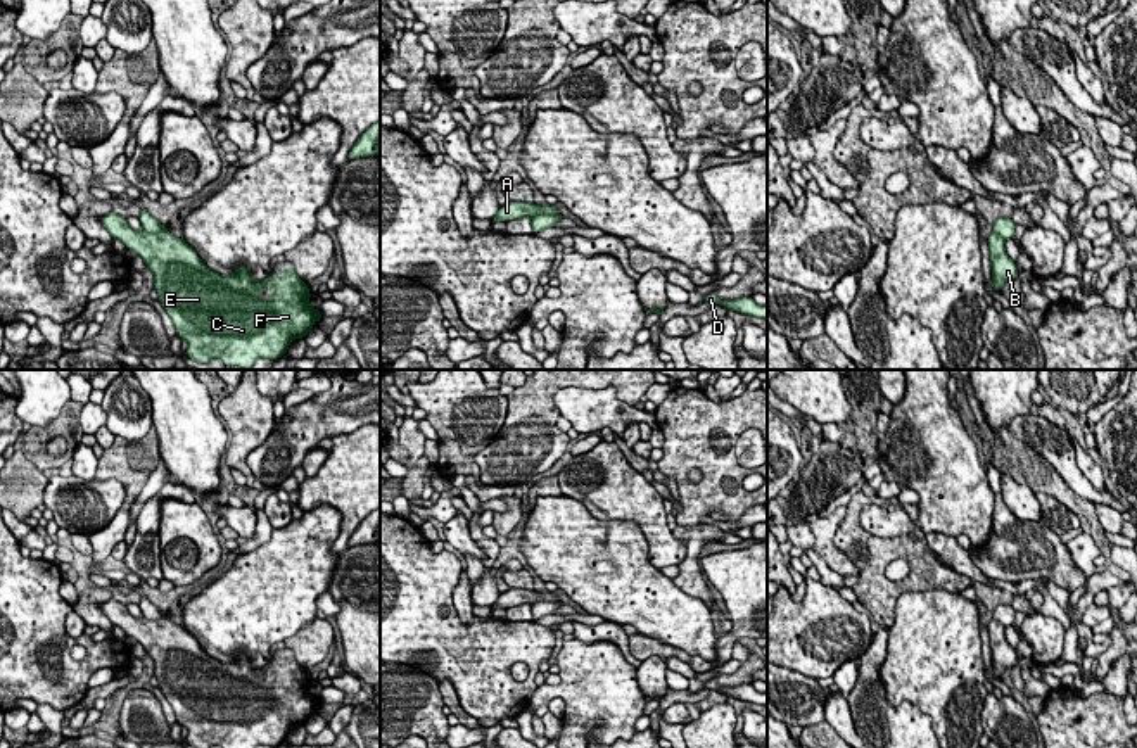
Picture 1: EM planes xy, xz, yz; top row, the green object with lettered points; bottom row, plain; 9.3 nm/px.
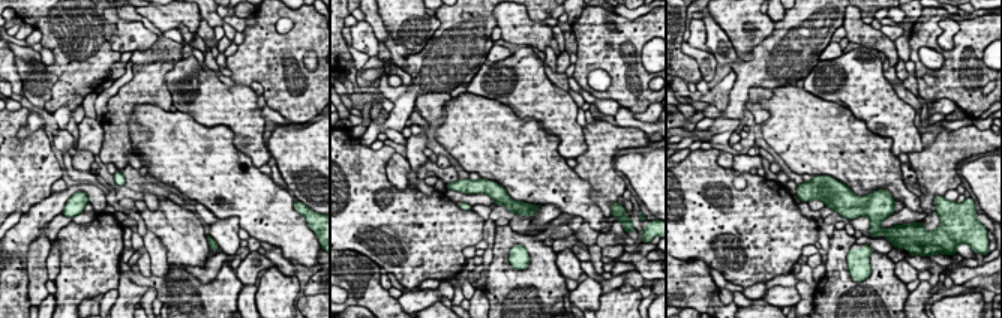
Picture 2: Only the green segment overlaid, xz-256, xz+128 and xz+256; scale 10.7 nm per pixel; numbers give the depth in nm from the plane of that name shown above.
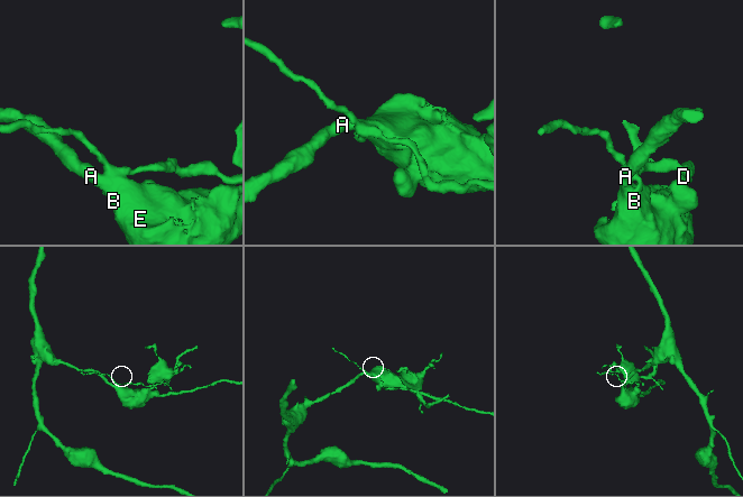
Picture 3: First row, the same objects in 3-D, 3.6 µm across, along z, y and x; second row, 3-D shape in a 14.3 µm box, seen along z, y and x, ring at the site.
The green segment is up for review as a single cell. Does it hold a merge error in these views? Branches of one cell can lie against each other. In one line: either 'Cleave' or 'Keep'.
Cleave

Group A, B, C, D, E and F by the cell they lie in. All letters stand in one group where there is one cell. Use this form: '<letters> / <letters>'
A B C E F / D

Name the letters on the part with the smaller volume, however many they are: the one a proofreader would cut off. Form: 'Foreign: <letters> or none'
Foreign: D

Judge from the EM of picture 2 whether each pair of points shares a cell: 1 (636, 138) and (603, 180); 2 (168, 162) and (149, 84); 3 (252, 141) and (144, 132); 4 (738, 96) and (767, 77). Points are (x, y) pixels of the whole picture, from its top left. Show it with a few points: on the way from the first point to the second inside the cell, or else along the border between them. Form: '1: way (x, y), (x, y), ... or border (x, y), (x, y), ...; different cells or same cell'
1: way (623, 138), (603, 156), (603, 167); same cell
2: border (174, 110), (137, 105), (128, 129); different cells
3: border (203, 125), (225, 125), (257, 167); different cells
4: way (743, 89), (755, 77), (759, 77); same cell

